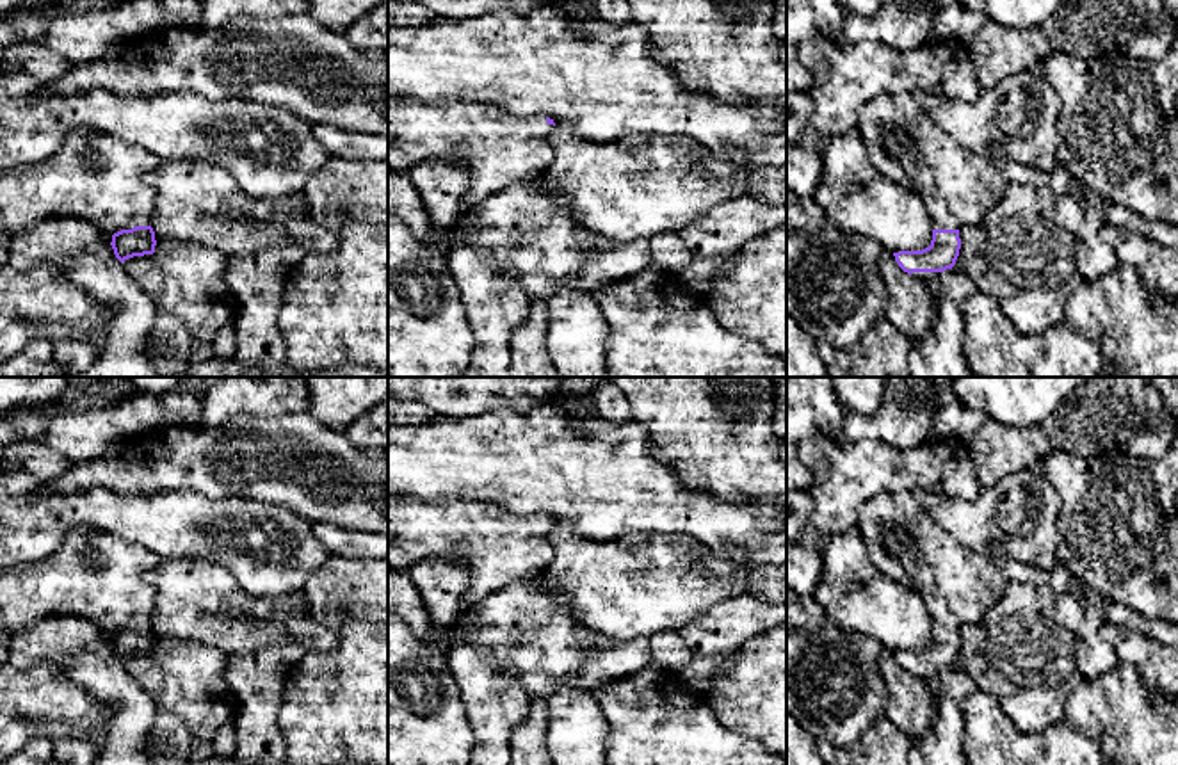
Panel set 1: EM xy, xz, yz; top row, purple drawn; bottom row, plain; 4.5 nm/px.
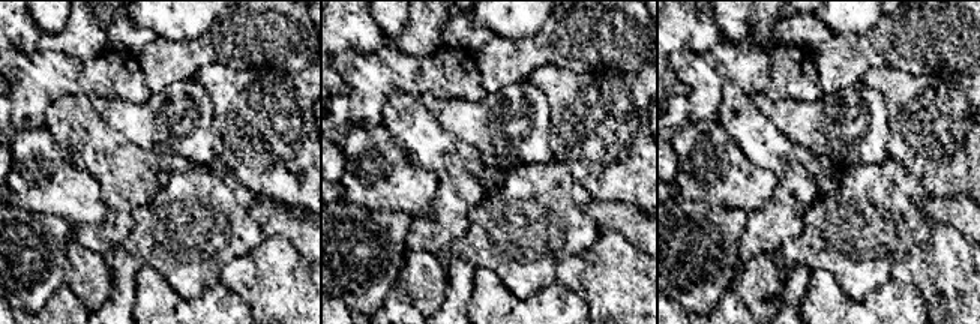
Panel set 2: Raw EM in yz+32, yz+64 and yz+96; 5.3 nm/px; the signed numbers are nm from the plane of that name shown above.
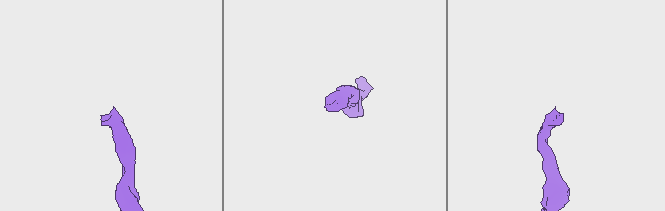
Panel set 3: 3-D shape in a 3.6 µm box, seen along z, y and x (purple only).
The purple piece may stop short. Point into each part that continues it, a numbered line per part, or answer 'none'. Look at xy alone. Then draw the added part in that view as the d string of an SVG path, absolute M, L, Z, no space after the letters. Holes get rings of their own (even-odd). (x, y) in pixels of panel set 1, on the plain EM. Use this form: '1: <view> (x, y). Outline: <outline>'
1: xy (100, 577). Outline: M80 525L48 559L0 569L0 630L11 642L16 633L48 617L87 619L105 635L135 624L151 624L155 589L146 575L157 562L158 557L144 546Z

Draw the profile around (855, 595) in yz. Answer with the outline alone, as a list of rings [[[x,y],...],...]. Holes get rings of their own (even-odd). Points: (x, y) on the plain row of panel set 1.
[[[858,528],[822,539],[820,560],[822,575],[813,598],[829,624],[842,632],[872,637],[890,651],[922,649],[931,644],[932,623],[920,594],[879,571]]]

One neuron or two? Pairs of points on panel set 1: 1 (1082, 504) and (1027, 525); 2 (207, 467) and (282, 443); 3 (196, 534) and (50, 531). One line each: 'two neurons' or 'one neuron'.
1: two neurons
2: one neuron
3: one neuron

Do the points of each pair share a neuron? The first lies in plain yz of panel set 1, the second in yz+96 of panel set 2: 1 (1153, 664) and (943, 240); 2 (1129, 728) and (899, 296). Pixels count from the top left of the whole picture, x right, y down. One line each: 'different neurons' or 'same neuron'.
1: different neurons
2: different neurons

